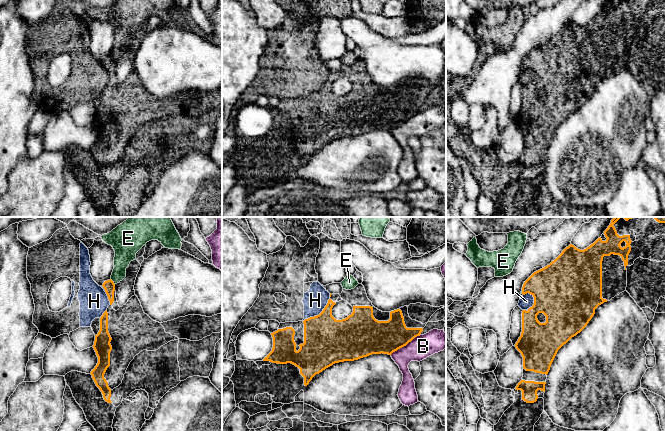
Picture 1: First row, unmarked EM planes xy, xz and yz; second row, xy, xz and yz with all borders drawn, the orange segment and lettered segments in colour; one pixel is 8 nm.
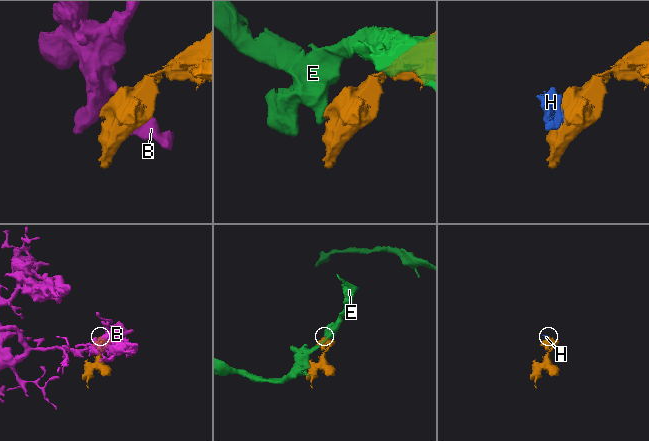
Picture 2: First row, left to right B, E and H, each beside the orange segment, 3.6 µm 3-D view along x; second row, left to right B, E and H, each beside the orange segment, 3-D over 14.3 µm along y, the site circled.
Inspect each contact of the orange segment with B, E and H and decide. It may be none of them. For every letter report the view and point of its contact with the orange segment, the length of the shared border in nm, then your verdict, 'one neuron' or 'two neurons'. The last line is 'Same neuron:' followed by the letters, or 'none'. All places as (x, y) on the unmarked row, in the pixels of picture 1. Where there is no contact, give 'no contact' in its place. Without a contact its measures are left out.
B: meets orange in xz at (405, 121); contact 300 nm long; two neurons
E: meets orange in xy at (113, 58); contact 60 nm long; two neurons
H: meets orange in xz at (319, 90); contact 280 nm long; two neurons
Same neuron: none

